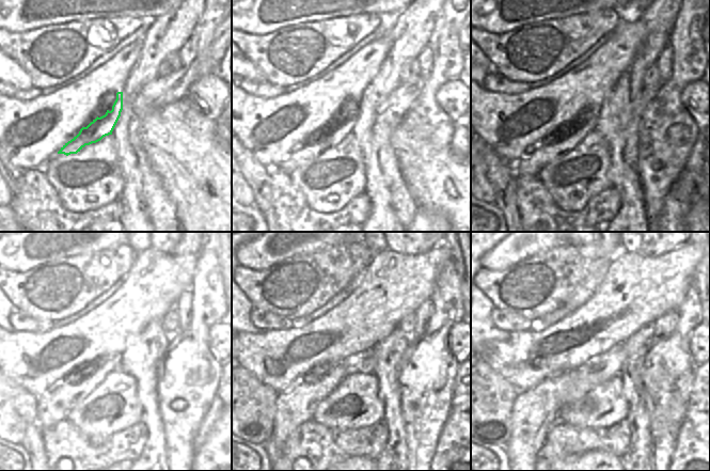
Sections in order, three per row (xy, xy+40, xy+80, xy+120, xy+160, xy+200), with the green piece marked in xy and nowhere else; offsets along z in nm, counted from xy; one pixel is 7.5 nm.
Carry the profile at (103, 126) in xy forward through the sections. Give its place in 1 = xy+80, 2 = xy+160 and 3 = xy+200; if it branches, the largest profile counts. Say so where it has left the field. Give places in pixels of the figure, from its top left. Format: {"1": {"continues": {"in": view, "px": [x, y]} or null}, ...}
{"1": {"continues": {"in": "xy+80", "px": [551, 148]}}, "2": {"continues": {"in": "xy+160", "px": [296, 406]}}, "3": {"continues": {"in": "xy+200", "px": [534, 412]}}}

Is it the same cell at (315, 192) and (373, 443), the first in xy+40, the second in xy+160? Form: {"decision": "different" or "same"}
{"decision": "different"}

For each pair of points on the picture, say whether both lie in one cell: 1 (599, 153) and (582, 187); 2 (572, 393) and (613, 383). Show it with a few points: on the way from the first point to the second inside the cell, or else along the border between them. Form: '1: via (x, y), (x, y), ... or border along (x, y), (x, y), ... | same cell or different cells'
1: via (602, 163), (598, 172), (598, 178), (593, 182) | same cell
2: border along (613, 377), (569, 403) | different cells

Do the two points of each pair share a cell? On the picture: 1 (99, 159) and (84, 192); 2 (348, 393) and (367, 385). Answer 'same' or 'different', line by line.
1: same
2: same

